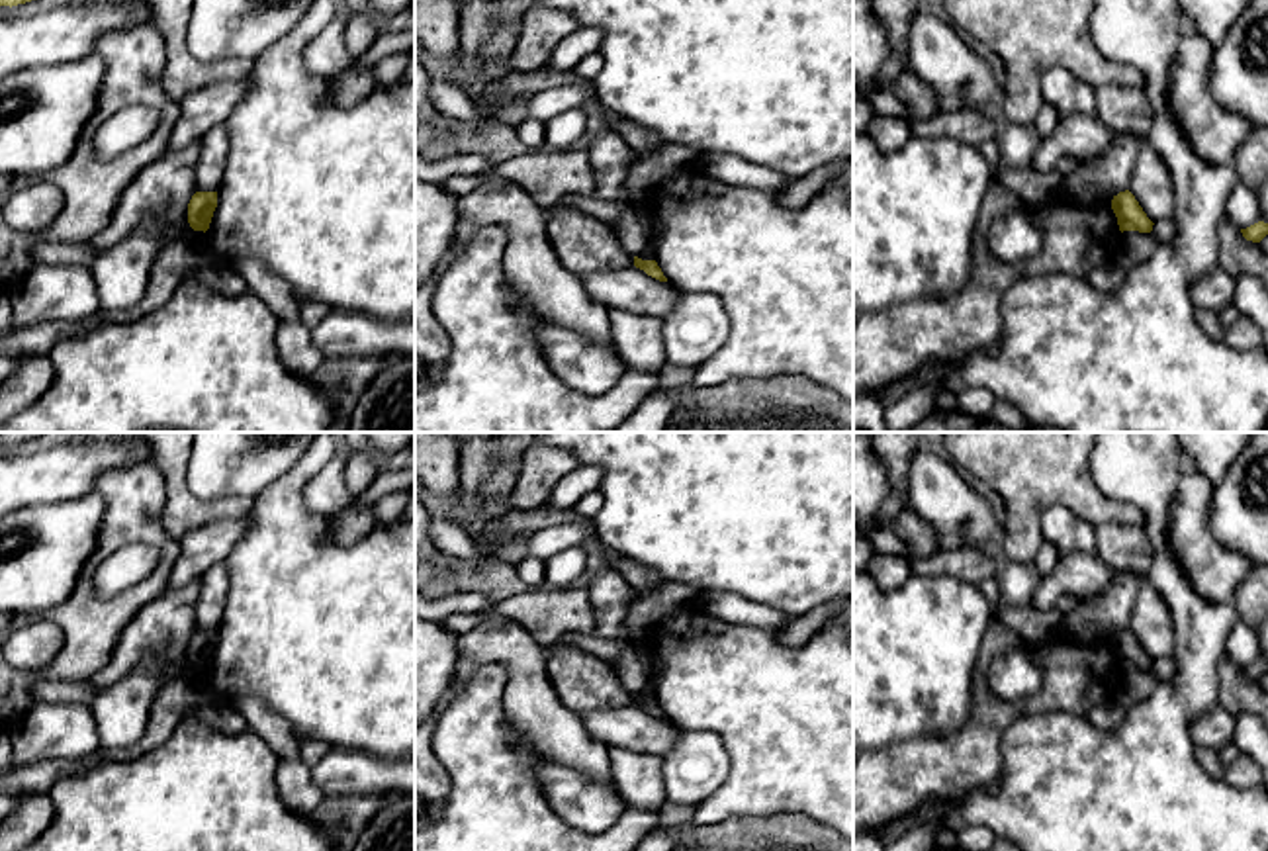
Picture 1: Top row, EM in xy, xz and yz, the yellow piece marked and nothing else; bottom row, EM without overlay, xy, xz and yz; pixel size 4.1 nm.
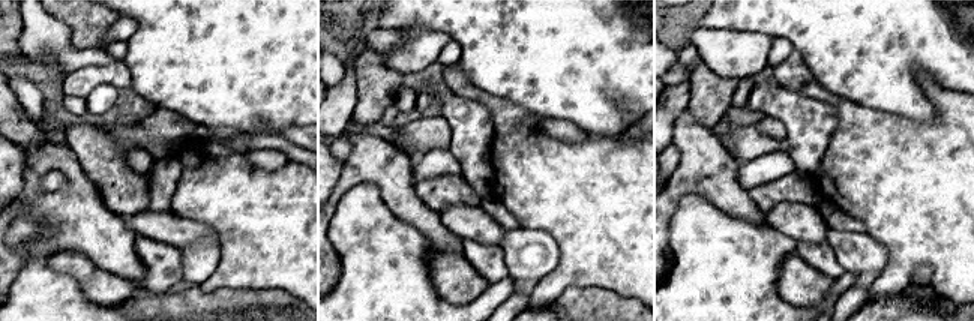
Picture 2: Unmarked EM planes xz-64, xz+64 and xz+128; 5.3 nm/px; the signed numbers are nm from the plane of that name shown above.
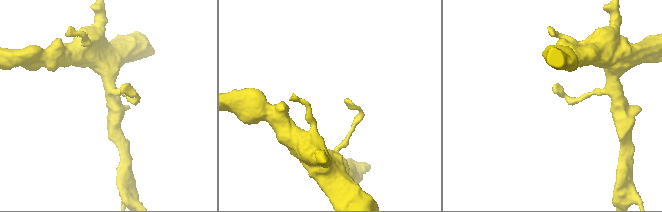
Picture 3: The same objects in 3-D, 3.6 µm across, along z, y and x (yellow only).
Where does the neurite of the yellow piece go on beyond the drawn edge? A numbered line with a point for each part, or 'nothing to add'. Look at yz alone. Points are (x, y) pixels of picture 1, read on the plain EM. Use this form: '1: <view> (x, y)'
nothing to add

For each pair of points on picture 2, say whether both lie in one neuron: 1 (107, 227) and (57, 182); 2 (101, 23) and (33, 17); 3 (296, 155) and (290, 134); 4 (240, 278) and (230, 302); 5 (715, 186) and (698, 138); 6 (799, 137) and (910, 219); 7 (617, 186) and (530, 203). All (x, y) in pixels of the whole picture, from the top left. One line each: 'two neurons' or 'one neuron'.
1: two neurons
2: two neurons
3: two neurons
4: two neurons
5: one neuron
6: two neurons
7: one neuron

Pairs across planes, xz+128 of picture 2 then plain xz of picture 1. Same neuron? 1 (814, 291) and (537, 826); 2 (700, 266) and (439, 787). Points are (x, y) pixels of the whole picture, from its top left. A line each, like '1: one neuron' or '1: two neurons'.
1: two neurons
2: two neurons

